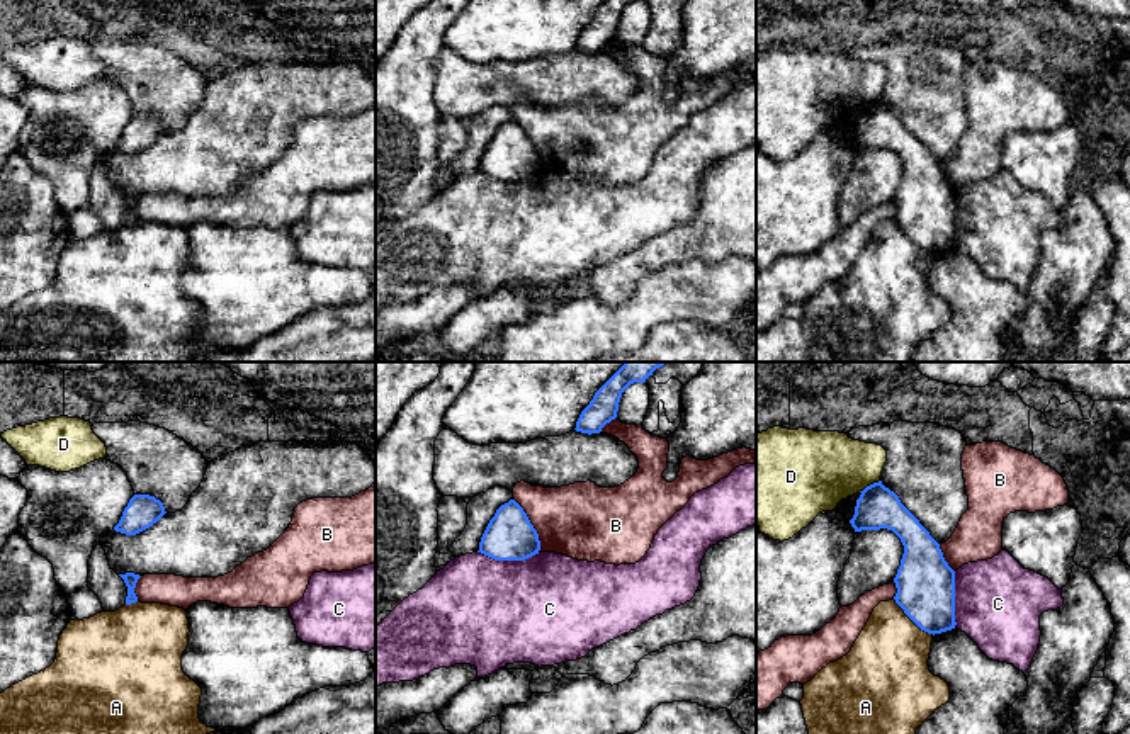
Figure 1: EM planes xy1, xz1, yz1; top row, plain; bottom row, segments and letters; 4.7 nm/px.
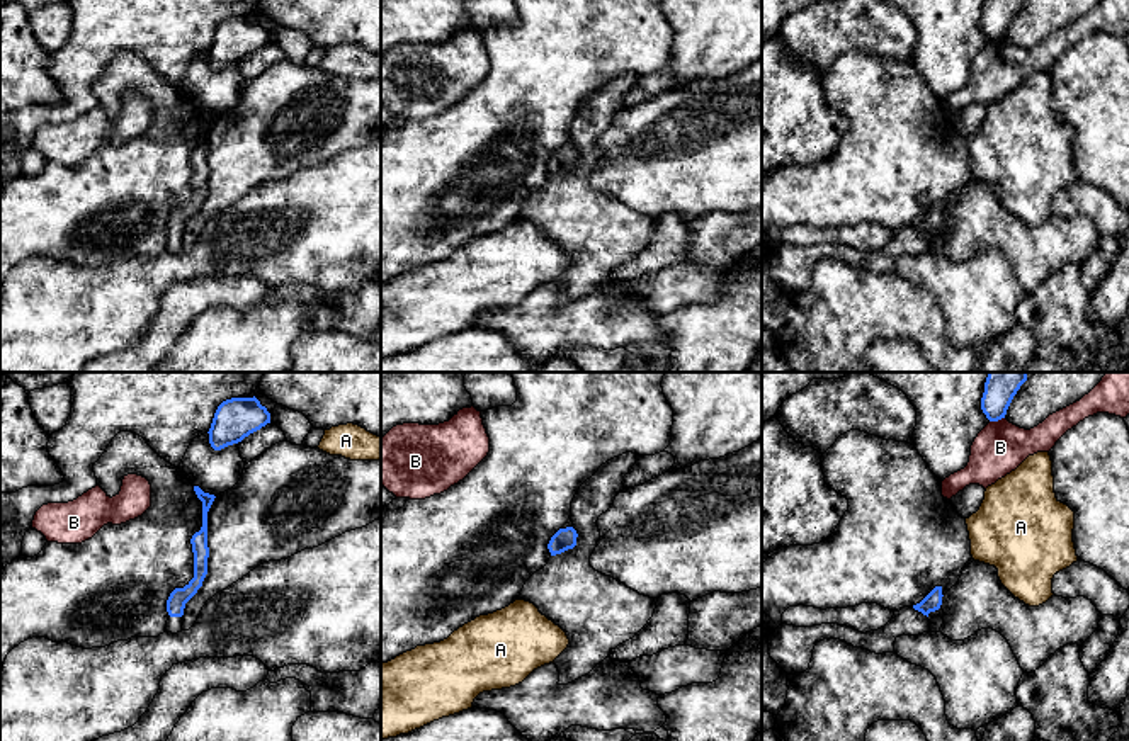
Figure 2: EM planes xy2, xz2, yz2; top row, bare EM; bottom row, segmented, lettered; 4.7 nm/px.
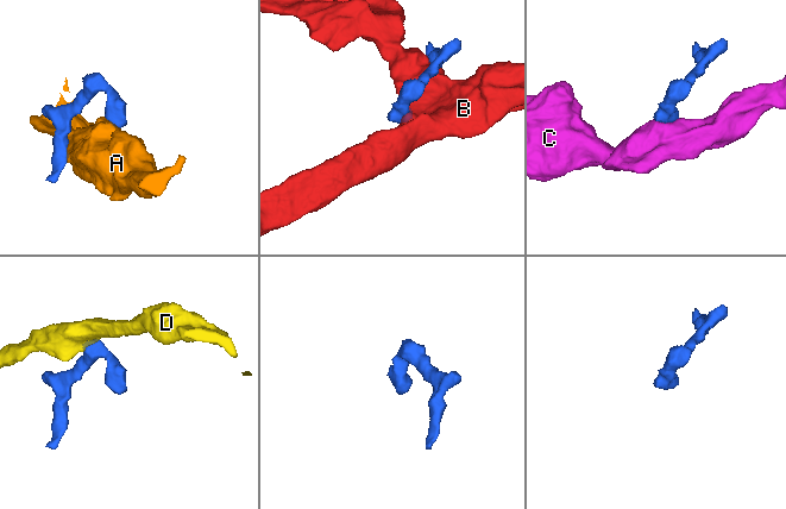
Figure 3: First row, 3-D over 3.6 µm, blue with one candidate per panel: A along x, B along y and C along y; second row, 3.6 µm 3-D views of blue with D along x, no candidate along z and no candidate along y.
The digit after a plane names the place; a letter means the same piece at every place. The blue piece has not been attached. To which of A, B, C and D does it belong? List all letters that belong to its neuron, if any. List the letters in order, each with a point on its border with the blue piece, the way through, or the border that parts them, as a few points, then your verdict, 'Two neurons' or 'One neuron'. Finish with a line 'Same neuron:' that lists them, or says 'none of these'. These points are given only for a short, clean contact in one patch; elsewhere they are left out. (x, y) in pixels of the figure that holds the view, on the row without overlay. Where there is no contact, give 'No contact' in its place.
A: Touches blue at yz1 (913, 240). Two neurons
B: Touches blue at xz1 (532, 145). Two neurons
C: Touches blue at xz1 (508, 179). Boundary: xz1 (478, 170), (495, 179), (527, 179), (539, 172). Two neurons
D: Touches blue at yz1 (870, 104). Boundary: yz1 (879, 99), (858, 111). Two neurons
Same neuron: none of these

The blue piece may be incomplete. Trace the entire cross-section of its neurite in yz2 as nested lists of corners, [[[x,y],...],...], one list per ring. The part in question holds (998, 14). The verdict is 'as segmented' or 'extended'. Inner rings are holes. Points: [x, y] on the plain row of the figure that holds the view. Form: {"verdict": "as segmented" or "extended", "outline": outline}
{"verdict": "as segmented", "outline": [[[986,0],[981,29],[990,41],[1005,37],[1007,29],[1025,0]]]}

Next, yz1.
{"verdict": "as segmented", "outline": [[[882,100],[860,112],[850,139],[855,151],[887,148],[904,165],[894,197],[896,223],[928,253],[955,248],[955,190],[945,180],[940,163]]]}

